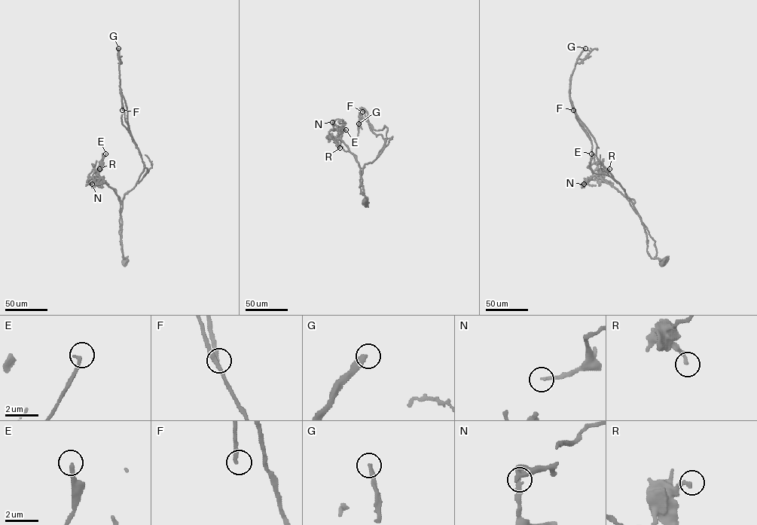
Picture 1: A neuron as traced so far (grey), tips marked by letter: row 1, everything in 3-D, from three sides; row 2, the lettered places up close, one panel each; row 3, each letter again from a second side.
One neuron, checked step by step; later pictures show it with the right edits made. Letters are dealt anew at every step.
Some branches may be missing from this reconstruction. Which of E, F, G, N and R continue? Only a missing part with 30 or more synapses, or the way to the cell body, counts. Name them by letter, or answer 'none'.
G

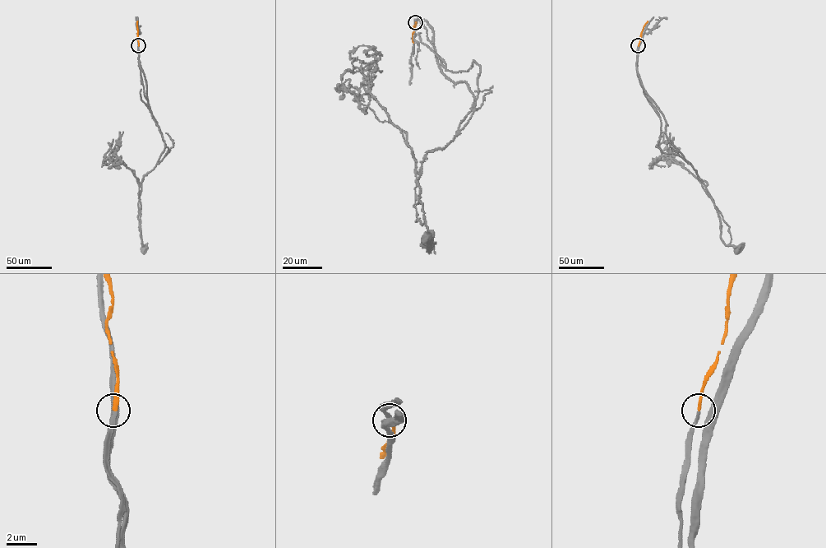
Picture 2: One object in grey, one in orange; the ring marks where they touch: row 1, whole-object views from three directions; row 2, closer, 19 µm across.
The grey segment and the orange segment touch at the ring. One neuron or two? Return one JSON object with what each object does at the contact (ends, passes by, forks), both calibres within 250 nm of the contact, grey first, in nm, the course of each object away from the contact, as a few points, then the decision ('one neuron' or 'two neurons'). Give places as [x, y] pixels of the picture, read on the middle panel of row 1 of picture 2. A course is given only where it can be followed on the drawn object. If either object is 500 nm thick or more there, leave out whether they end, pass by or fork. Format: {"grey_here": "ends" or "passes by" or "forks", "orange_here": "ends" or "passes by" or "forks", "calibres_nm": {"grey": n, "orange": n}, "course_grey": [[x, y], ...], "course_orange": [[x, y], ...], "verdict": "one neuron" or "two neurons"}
{"grey_here": "passes by", "orange_here": "ends", "calibres_nm": {"grey": 160, "orange": 240}, "course_grey": [[415, 22], [431, 26], [440, 70], [465, 81], [474, 97], [453, 139], [422, 162], [426, 239]], "course_orange": [[415, 22], [412, 43]], "verdict": "one neuron"}

